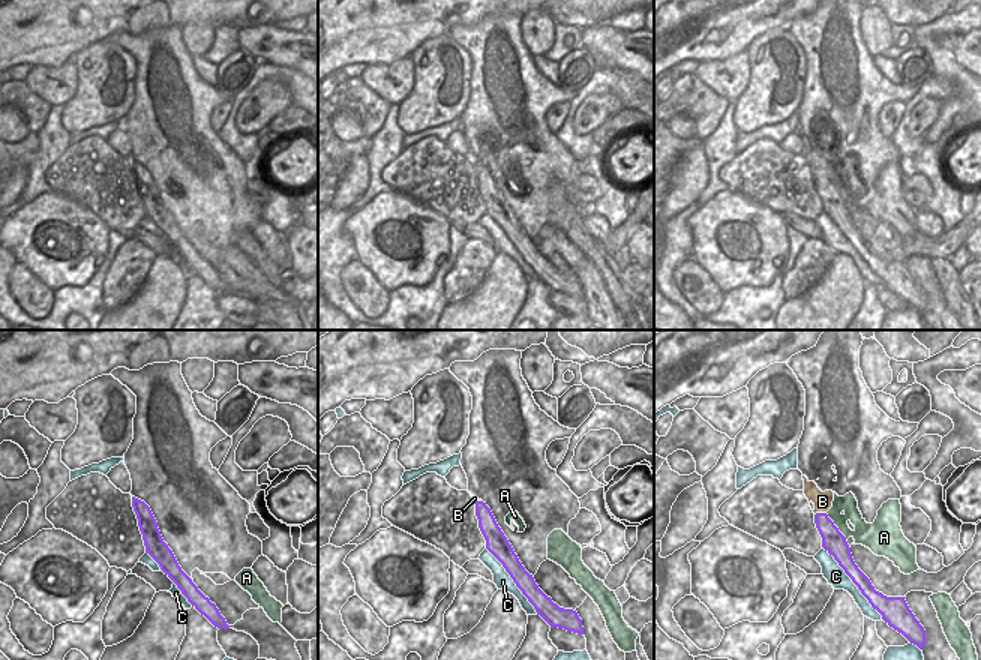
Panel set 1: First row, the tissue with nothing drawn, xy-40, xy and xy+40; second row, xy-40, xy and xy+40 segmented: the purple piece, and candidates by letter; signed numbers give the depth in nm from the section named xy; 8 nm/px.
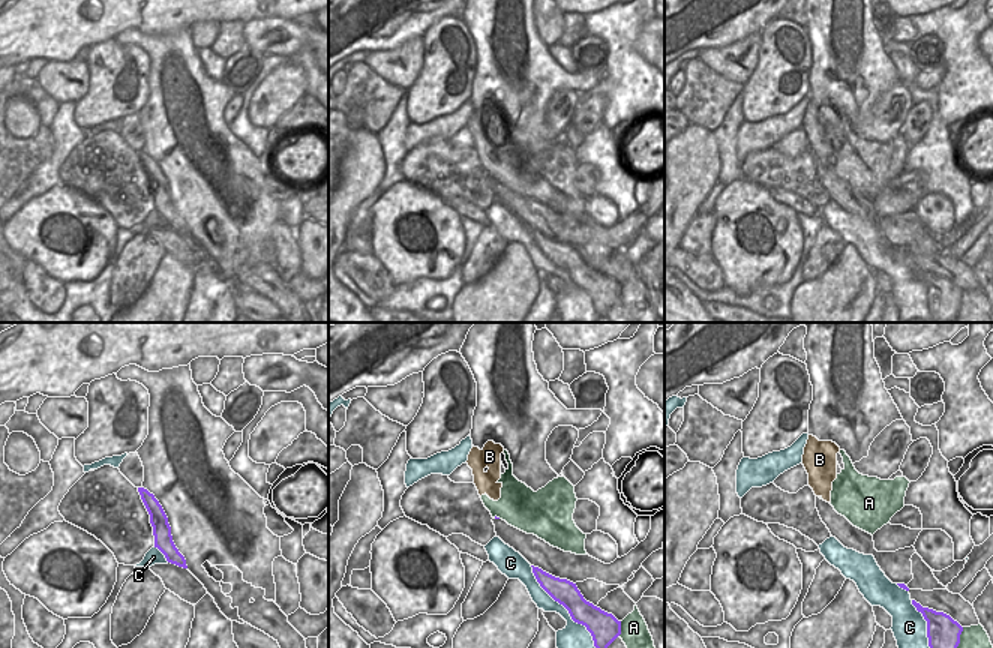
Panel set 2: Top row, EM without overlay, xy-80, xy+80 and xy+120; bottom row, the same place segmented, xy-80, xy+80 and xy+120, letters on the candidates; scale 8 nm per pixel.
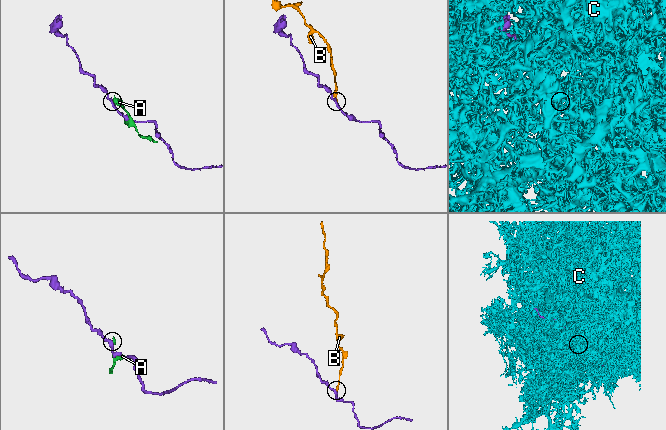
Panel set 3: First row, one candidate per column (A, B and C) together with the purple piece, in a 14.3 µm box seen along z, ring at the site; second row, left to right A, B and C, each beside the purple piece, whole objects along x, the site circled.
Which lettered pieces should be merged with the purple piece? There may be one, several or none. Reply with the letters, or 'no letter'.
no letter.

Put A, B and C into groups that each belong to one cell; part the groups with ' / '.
A B / C

